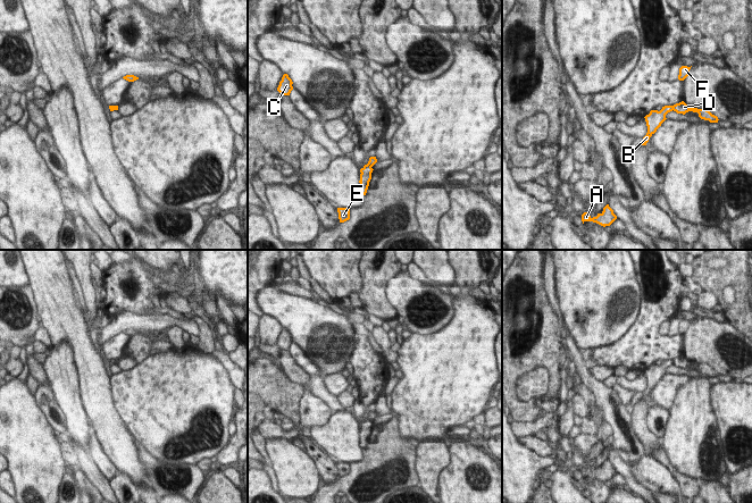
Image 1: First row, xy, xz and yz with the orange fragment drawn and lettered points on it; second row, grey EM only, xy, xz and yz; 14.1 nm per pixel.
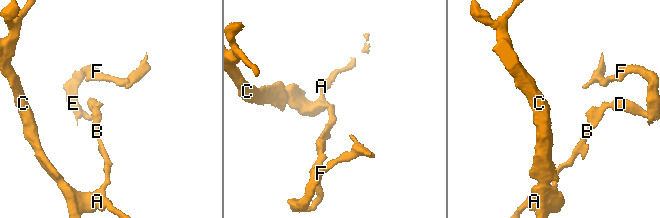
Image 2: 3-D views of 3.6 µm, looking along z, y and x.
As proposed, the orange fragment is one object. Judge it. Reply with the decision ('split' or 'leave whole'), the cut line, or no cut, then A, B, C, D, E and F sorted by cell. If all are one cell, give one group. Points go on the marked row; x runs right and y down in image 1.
split; cut in yz along (673, 106), (674, 109); A B C / D E F

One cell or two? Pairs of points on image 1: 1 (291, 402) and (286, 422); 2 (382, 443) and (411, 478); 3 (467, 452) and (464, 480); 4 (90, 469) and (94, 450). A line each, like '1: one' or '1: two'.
1: two
2: one
3: one
4: two

